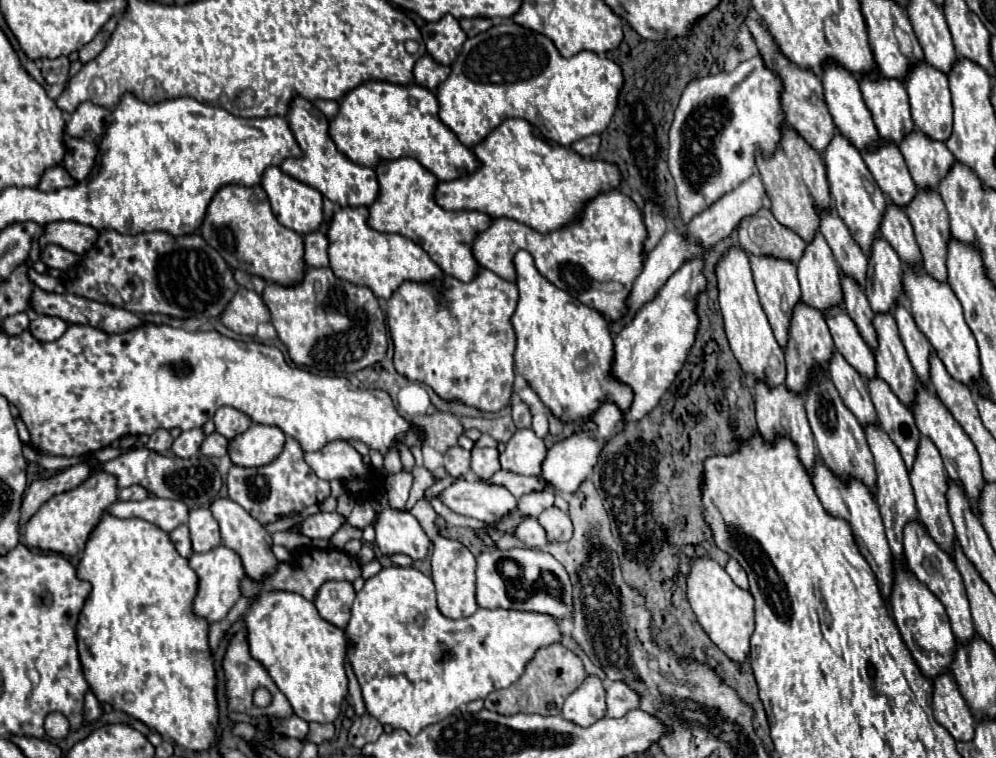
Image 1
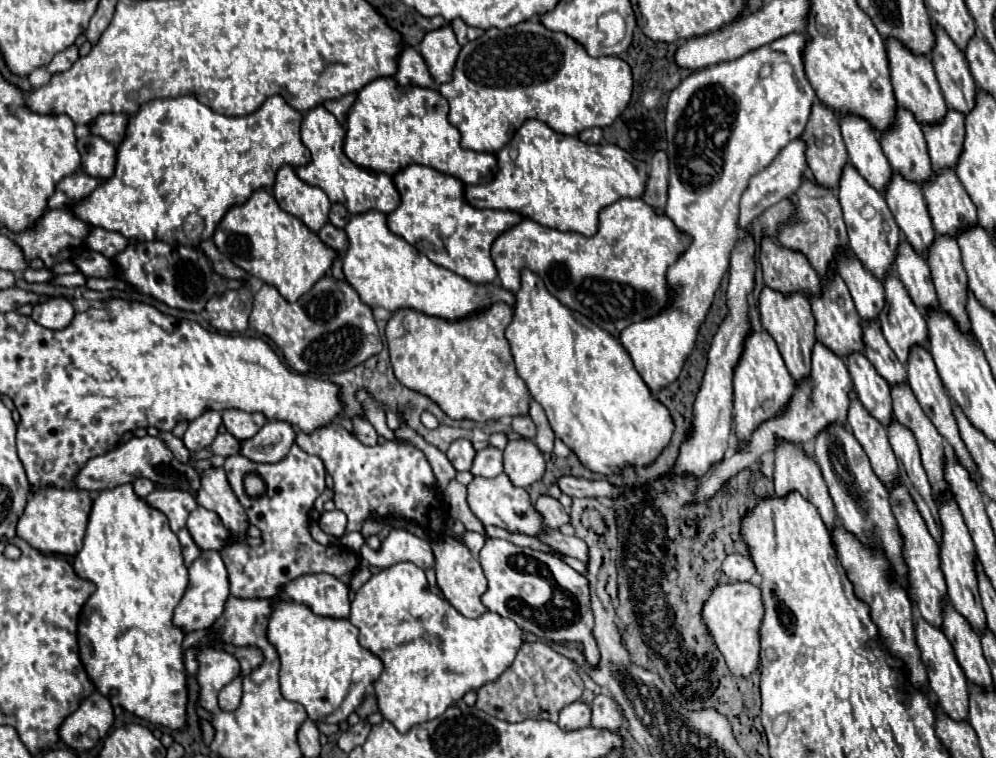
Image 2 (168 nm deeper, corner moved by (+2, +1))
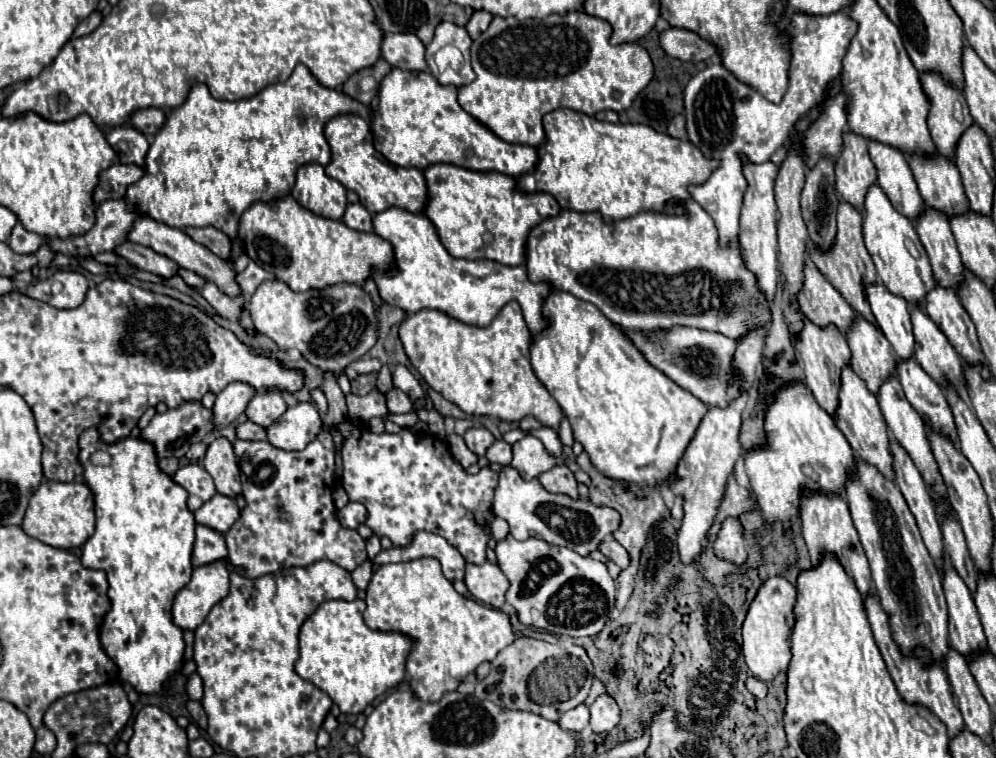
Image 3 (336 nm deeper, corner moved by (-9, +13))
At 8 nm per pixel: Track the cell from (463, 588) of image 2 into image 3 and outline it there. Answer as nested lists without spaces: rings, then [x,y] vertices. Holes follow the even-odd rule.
[[[484,562],[484,564],[466,564],[464,584],[468,586],[470,594],[484,602],[490,608],[504,606],[504,592],[508,590],[508,578],[502,574],[498,564]]]

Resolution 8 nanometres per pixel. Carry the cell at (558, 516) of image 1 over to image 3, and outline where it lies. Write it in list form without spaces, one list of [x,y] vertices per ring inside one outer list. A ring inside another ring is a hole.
[[[556,466],[556,468],[540,474],[538,480],[552,494],[568,494],[570,498],[578,498],[574,474],[566,466]]]

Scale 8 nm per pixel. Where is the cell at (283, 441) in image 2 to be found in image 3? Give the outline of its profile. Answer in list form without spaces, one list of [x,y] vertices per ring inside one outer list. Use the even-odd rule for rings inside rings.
[[[300,402],[288,408],[272,426],[268,426],[268,442],[280,450],[304,450],[308,442],[322,430],[316,406]]]

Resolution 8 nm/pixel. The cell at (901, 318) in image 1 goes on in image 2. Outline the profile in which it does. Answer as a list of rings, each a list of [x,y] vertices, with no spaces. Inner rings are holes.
[[[915,346],[915,348],[911,350],[909,362],[907,362],[907,374],[909,374],[909,388],[913,390],[913,394],[915,394],[917,402],[921,404],[923,412],[929,416],[929,420],[933,422],[933,426],[937,428],[937,432],[939,432],[939,434],[947,440],[947,444],[953,448],[953,454],[955,454],[957,462],[967,468],[971,480],[977,480],[977,478],[979,478],[977,464],[973,462],[969,450],[965,448],[965,444],[963,444],[963,440],[961,440],[961,436],[959,436],[959,428],[957,428],[957,422],[955,422],[955,416],[953,416],[953,400],[949,398],[949,394],[947,394],[947,390],[945,390],[945,386],[943,386],[943,382],[941,382],[941,378],[939,378],[939,374],[937,374],[935,362],[933,362],[929,350],[925,350],[925,348],[921,348],[921,346]]]

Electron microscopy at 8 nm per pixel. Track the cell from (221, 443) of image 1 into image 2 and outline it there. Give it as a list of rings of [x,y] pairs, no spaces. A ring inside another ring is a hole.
[[[225,432],[225,434],[219,434],[215,438],[215,442],[211,444],[211,452],[213,454],[221,454],[225,458],[233,456],[233,454],[239,454],[241,452],[241,442],[233,434]]]

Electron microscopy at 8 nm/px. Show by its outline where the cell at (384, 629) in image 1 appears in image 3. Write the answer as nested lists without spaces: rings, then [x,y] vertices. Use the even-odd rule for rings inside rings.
[[[416,558],[410,562],[378,566],[366,588],[366,604],[368,608],[364,612],[364,620],[372,630],[400,632],[412,640],[406,674],[414,698],[422,702],[438,702],[446,692],[454,692],[470,672],[474,672],[482,662],[492,662],[500,650],[516,640],[510,614],[458,594],[452,582],[444,578],[436,558]]]

